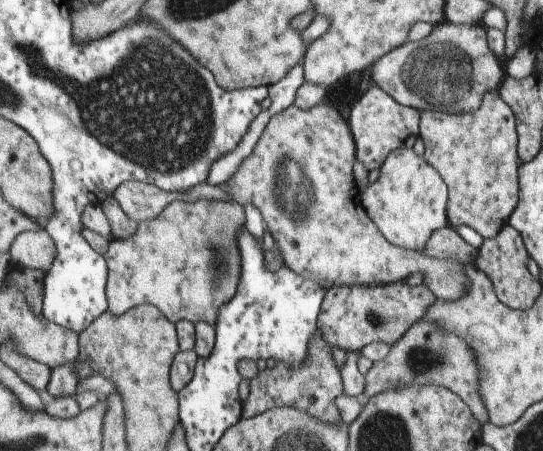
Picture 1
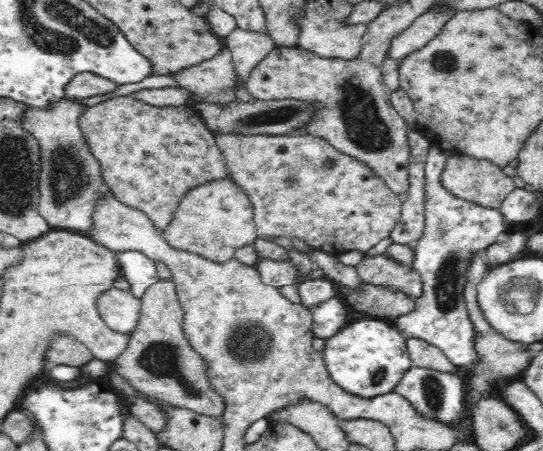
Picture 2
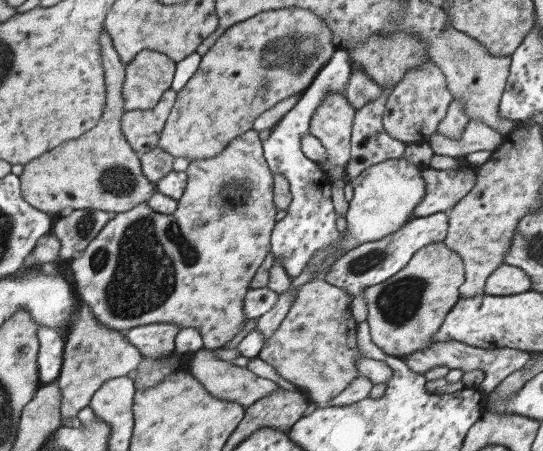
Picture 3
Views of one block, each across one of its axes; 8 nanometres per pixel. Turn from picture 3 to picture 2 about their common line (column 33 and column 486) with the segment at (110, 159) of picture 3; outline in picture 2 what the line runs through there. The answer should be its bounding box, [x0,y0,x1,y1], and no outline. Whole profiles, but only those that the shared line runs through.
[442,154,516,210]

